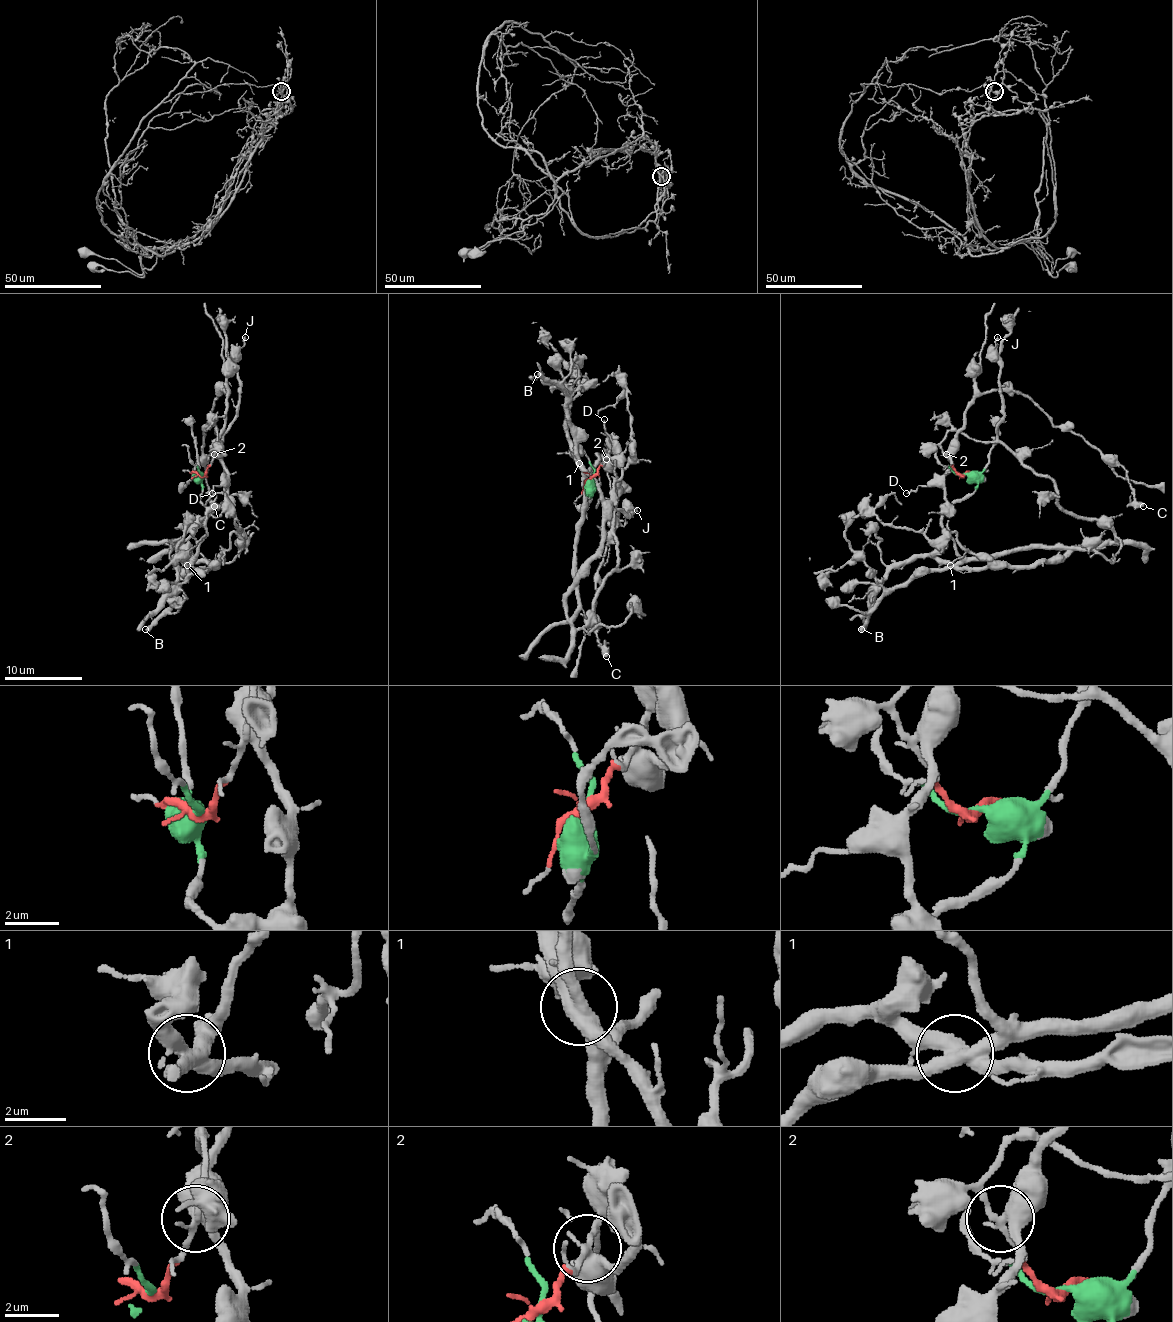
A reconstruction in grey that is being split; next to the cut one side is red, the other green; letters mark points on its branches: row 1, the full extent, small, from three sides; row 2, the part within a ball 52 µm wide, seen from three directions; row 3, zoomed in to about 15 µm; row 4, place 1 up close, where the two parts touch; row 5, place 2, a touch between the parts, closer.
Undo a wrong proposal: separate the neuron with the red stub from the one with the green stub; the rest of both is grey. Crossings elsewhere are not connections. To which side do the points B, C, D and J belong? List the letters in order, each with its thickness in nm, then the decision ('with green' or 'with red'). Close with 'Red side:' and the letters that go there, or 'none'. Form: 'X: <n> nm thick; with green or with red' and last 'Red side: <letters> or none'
B: 400 nm thick; with green
C: 600 nm thick; with green
D: 160 nm thick; with green
J: 190 nm thick; with red
Red side: J

